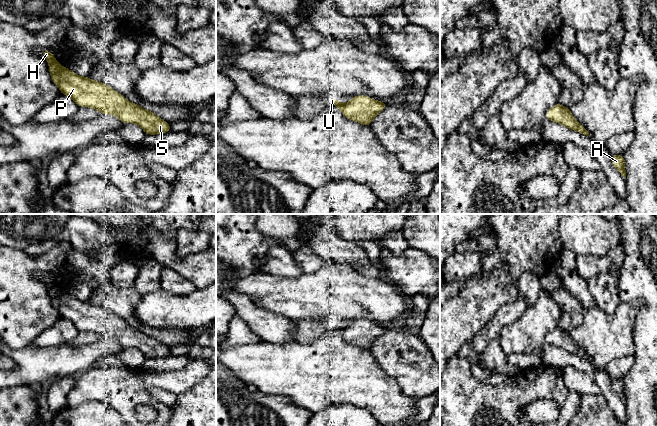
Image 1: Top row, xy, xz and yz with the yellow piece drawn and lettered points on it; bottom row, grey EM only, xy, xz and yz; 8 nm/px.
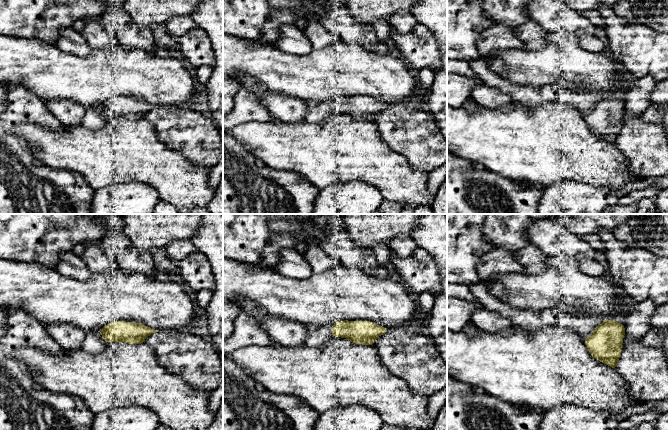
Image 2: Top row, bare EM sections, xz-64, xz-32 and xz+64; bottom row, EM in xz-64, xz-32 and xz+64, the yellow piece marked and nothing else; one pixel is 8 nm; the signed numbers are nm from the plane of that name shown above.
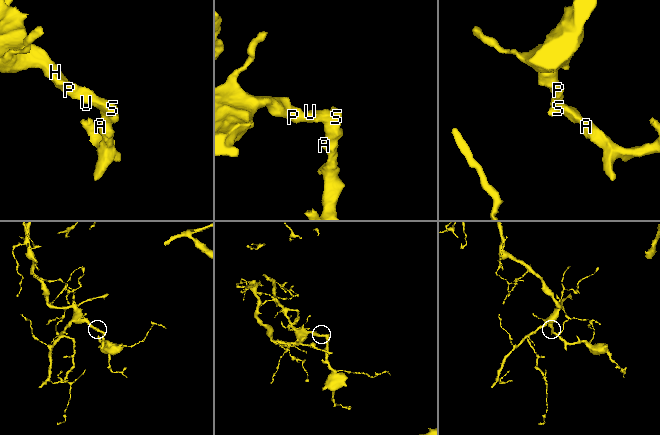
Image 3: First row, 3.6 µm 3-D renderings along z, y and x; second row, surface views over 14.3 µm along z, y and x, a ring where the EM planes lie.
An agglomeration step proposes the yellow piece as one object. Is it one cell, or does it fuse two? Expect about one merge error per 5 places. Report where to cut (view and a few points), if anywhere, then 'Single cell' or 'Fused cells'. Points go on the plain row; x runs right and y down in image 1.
No split. Single cell

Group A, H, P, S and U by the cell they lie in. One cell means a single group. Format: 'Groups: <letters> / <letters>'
Groups: A H P S U

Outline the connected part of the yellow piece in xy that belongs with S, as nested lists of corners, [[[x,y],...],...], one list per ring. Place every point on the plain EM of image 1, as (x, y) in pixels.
[[[45,273],[42,279],[49,286],[49,296],[61,318],[71,321],[79,331],[90,331],[100,337],[114,339],[123,347],[135,347],[148,359],[171,354],[170,348],[156,338],[126,324],[105,307],[77,299],[60,289],[55,280]]]

